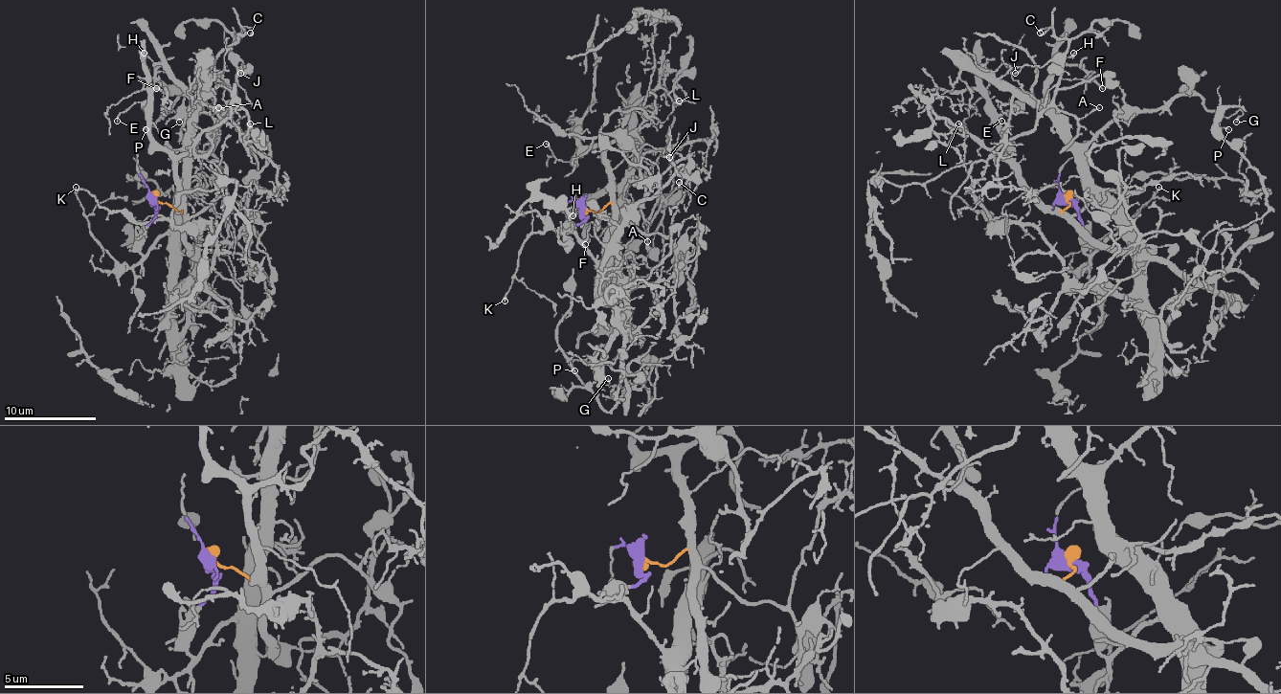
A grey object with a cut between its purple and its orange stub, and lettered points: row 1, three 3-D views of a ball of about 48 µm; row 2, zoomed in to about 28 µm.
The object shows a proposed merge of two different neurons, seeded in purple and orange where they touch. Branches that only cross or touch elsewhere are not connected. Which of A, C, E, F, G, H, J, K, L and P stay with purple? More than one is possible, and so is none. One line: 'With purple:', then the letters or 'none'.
With purple: F, G, H, K, P

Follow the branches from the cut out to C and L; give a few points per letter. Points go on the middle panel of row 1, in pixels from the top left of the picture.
C: (583, 210), (609, 202), (606, 149), (634, 136), (639, 167), (666, 202), (659, 210), (680, 182)
L: (583, 210), (599, 212), (609, 202), (606, 147), (622, 131), (622, 120), (659, 87), (673, 103), (680, 101)

